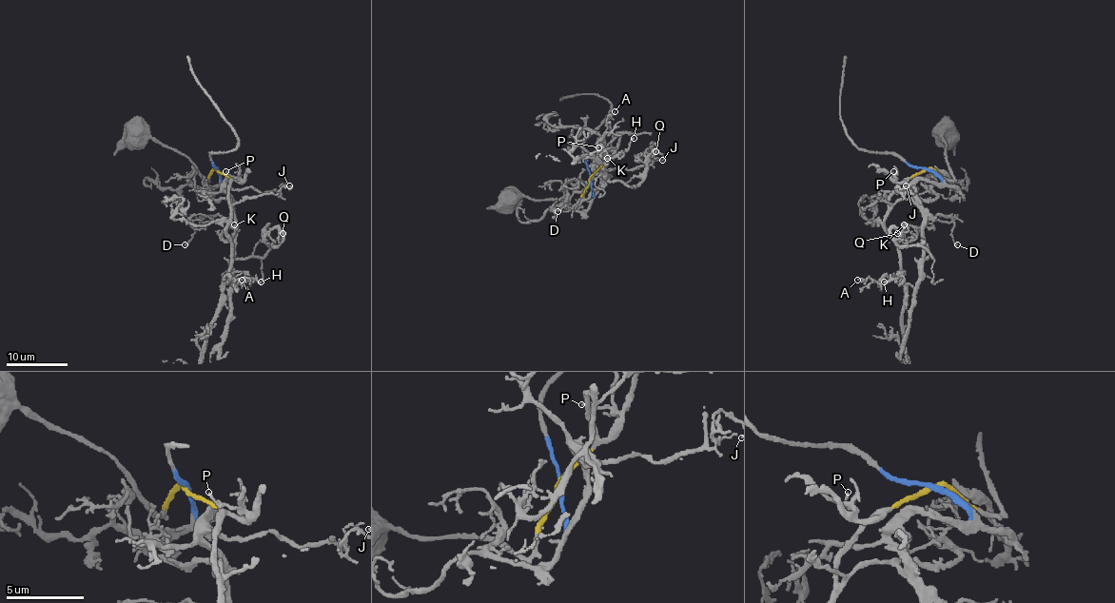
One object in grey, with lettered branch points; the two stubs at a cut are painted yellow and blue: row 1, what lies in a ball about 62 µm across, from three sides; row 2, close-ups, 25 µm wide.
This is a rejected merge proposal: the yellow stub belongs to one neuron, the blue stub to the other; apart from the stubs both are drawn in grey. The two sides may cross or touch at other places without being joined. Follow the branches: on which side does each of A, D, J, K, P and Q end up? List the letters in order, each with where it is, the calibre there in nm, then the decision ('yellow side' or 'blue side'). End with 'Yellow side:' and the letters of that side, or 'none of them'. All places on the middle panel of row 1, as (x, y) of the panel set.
A: (615, 111) | 120 nm | yellow side
D: (557, 211) | 160 nm | blue side
J: (662, 160) | 150 nm | blue side
K: (607, 158) | 260 nm | blue side
P: (598, 147) | 120 nm | yellow side
Q: (655, 151) | 150 nm | blue side
Yellow side: A, P

